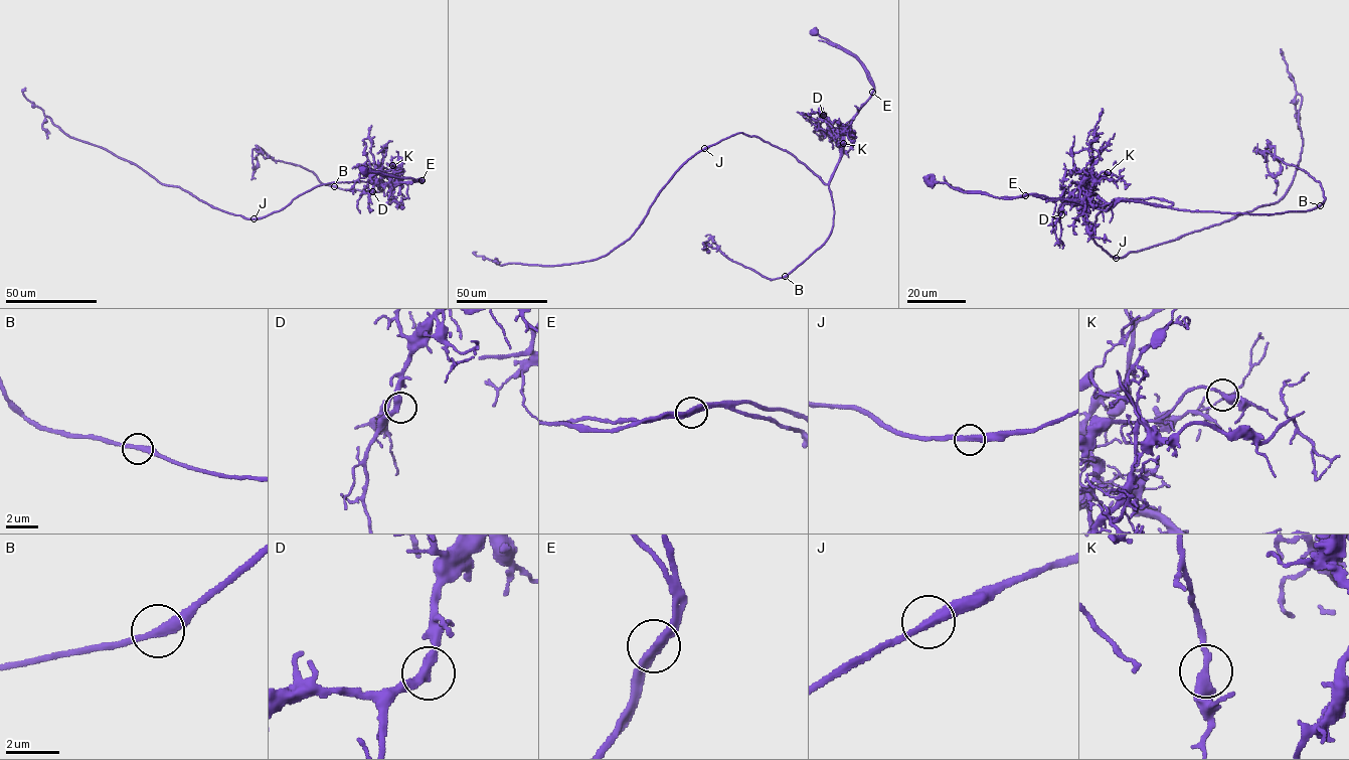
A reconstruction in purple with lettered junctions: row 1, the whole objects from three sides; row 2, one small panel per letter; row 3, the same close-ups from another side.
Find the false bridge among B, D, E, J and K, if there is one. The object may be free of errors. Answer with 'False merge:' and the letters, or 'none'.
False merge: E

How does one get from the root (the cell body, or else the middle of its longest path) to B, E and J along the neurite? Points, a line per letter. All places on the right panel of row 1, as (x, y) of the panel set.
B: (931, 179), (964, 192), (1007, 199), (1037, 194), (1092, 205), (1118, 199), (1187, 210), (1267, 214), (1320, 205)
E: (931, 179), (934, 183), (946, 183), (964, 192), (1007, 199), (1025, 195)
J: (931, 179), (1007, 199), (1173, 203), (1108, 204), (1090, 234), (1116, 258)

